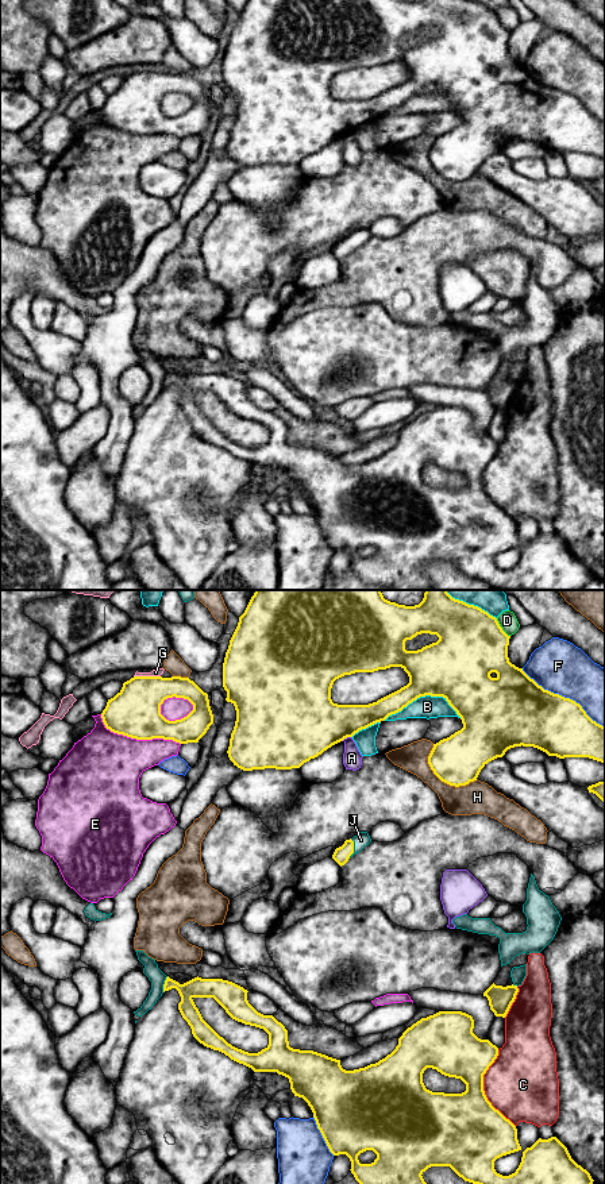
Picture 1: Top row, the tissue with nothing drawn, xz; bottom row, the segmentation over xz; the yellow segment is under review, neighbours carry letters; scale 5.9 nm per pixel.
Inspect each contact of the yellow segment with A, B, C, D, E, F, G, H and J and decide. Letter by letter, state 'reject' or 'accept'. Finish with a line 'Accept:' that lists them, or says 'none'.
A: reject
B: reject
C: reject
D: reject
E: reject
F: reject
G: reject
H: reject
J: reject
Accept: none

